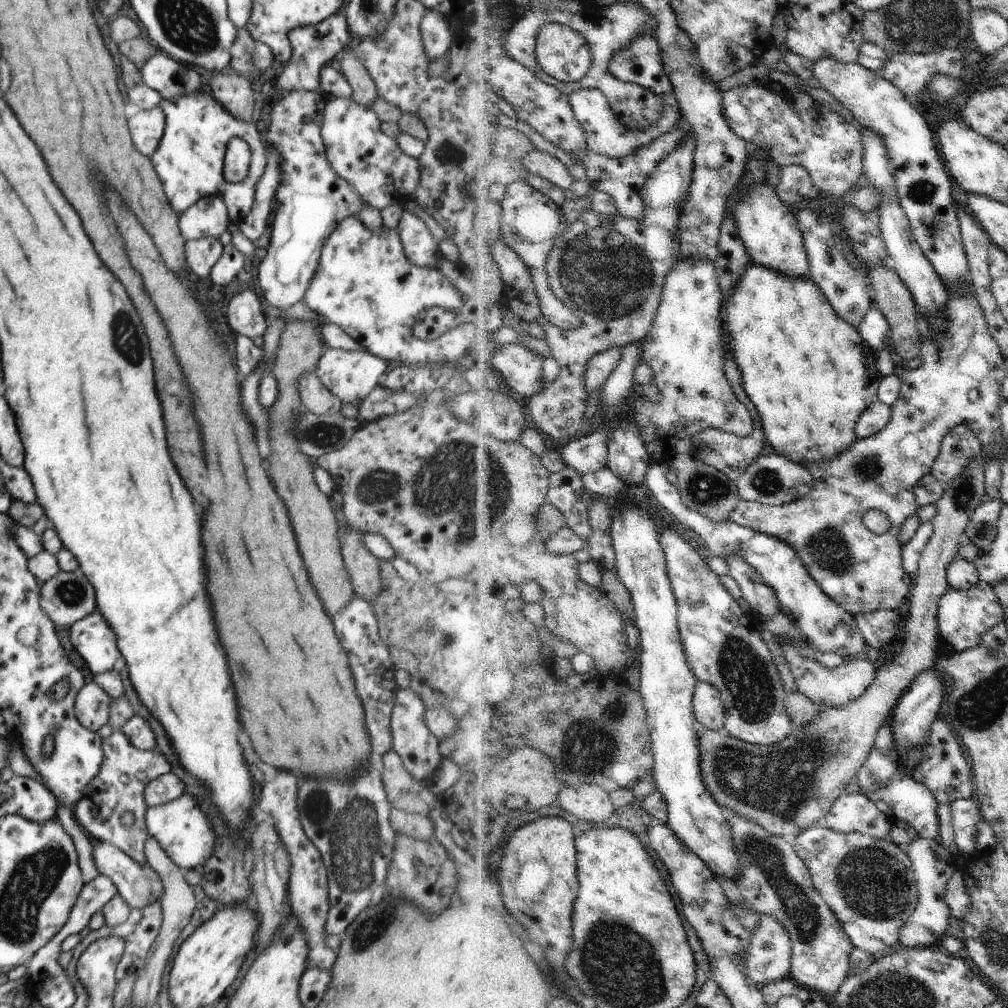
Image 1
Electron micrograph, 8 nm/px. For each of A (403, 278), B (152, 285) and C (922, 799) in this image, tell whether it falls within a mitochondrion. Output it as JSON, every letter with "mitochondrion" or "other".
{"A":"other","B":"other","C":"other"}

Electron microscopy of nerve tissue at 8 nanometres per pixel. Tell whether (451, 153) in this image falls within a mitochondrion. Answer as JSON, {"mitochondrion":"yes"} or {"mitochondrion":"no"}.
{"mitochondrion":"yes"}

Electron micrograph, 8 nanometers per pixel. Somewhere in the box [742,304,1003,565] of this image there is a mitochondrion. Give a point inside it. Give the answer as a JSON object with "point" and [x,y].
{"point":[867,467]}

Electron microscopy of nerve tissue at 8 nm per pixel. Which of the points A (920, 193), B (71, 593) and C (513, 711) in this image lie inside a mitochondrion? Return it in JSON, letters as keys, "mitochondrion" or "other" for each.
{"A":"mitochondrion","B":"mitochondrion","C":"other"}

